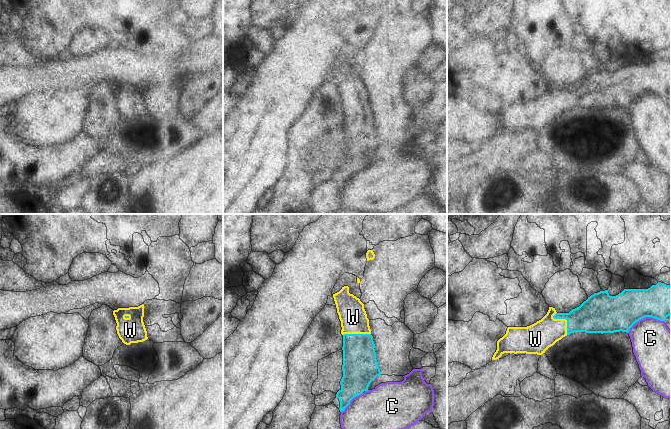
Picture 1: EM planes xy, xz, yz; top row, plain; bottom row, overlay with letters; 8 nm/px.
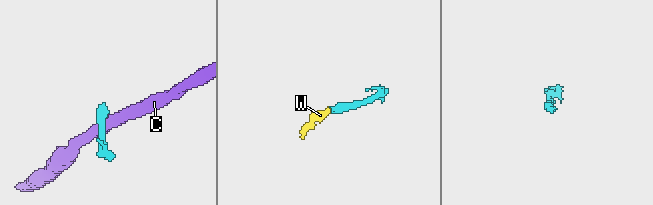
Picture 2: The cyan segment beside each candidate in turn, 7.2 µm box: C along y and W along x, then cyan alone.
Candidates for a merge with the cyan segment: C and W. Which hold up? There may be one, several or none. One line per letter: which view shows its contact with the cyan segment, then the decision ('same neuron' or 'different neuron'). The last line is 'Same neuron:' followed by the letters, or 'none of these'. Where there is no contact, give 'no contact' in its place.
C: contact in yz; different neuron
W: contact in yz; same neuron
Same neuron: W

